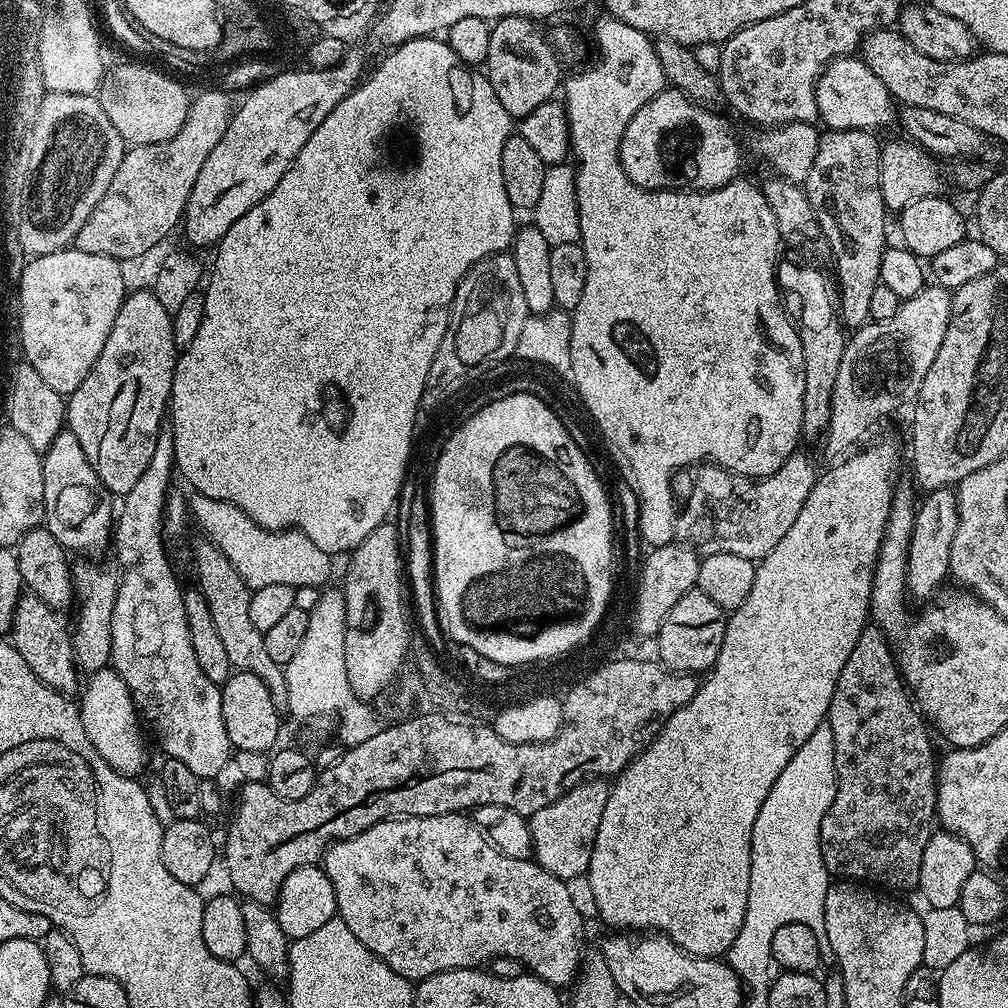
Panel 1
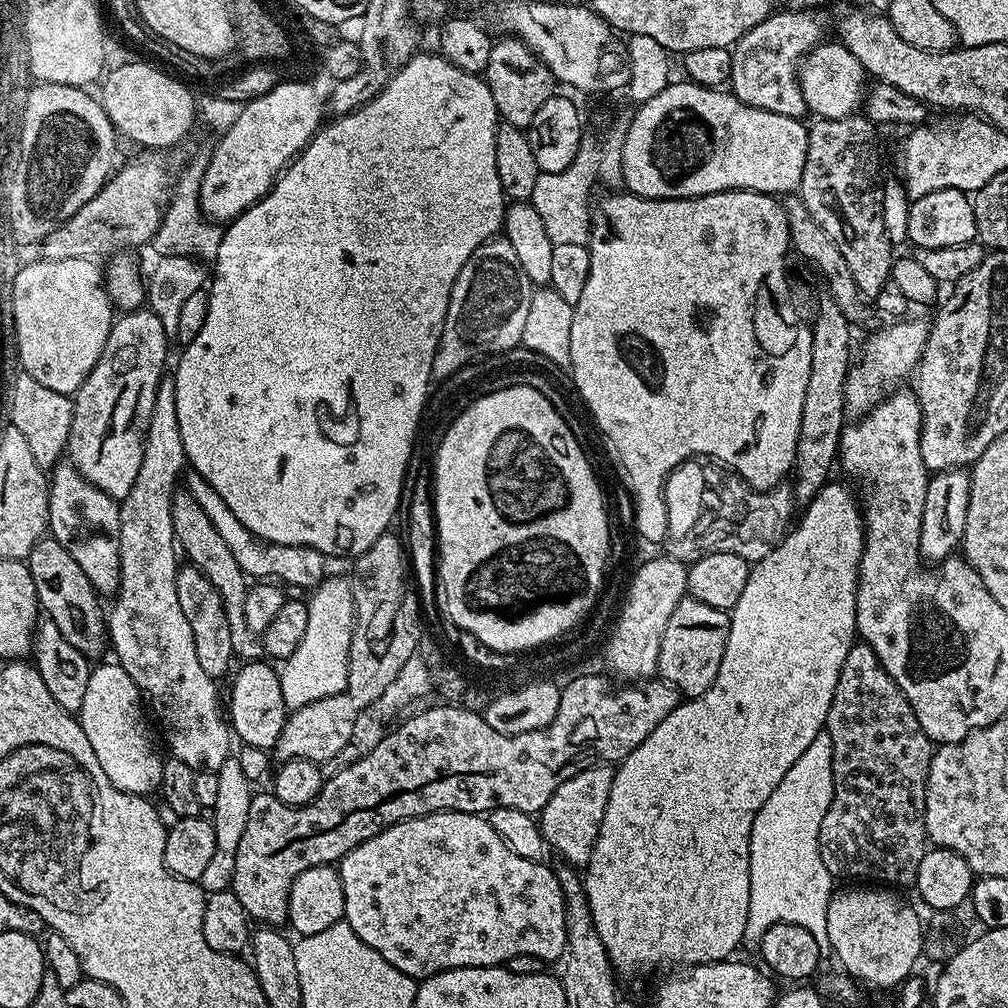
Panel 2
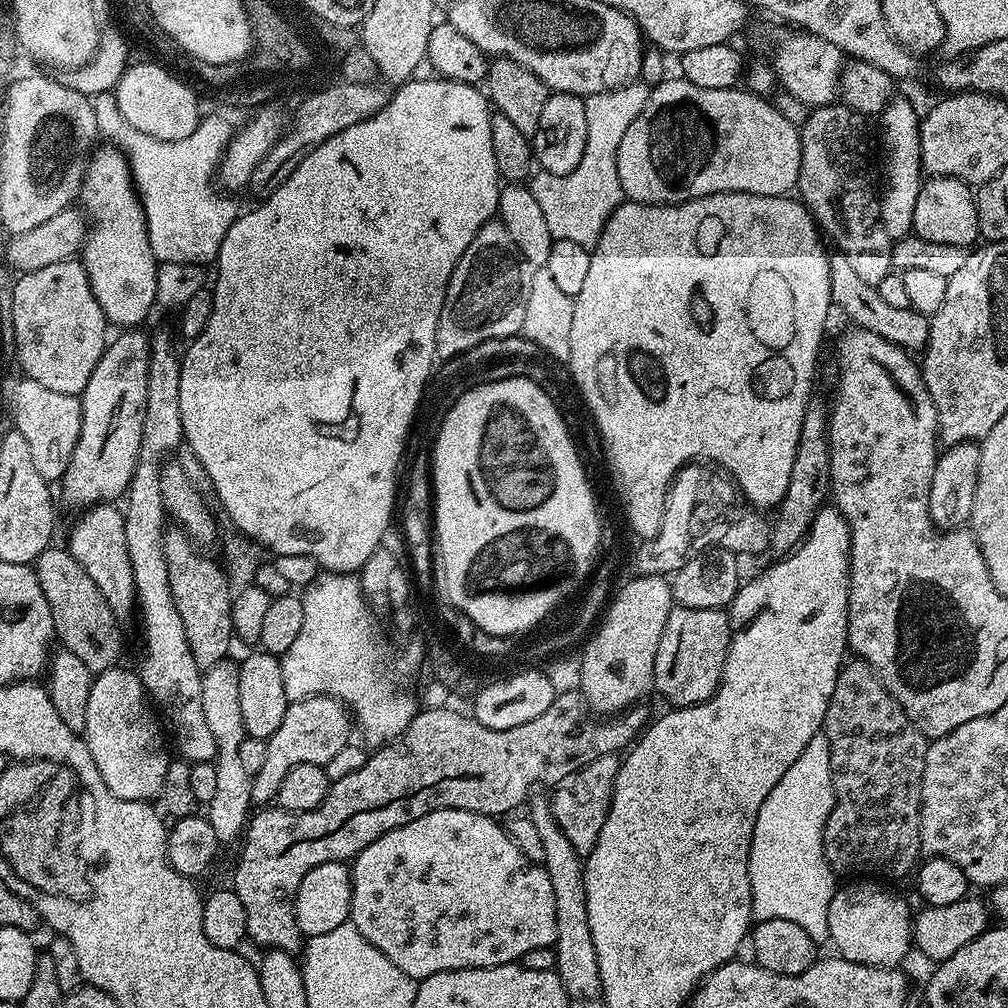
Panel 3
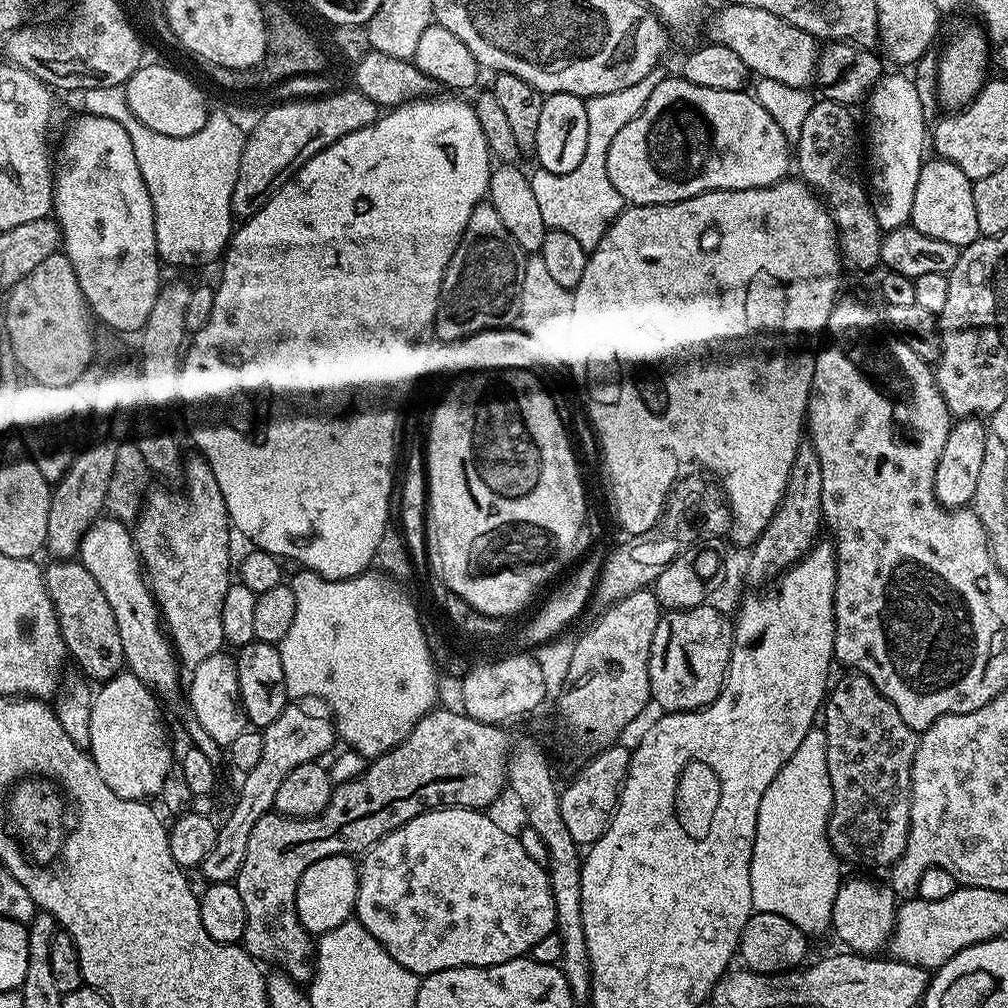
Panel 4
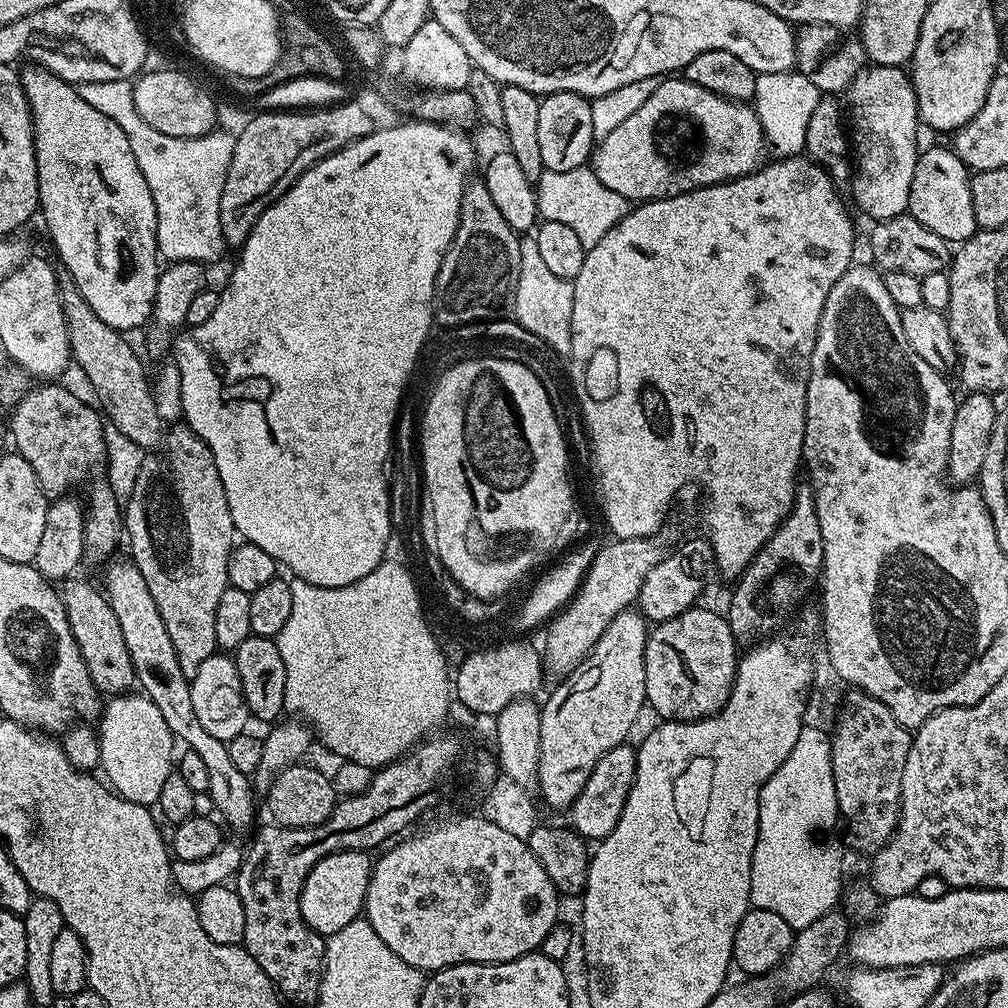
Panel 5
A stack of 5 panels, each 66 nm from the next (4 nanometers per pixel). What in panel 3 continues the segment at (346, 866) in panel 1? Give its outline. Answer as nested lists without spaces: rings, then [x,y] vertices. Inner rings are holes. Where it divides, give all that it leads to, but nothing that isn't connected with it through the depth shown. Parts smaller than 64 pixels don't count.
[[[439,808],[422,818],[414,818],[414,822],[406,822],[406,826],[398,826],[382,838],[370,842],[362,851],[355,853],[350,864],[352,874],[352,914],[350,922],[402,974],[406,974],[414,981],[430,978],[430,974],[442,974],[450,970],[463,968],[493,968],[499,964],[515,964],[523,961],[529,950],[551,948],[556,942],[556,919],[554,918],[554,886],[550,886],[550,878],[546,874],[543,863],[526,858],[518,846],[508,837],[505,825],[499,819],[483,816],[470,810],[454,810],[453,808]]]

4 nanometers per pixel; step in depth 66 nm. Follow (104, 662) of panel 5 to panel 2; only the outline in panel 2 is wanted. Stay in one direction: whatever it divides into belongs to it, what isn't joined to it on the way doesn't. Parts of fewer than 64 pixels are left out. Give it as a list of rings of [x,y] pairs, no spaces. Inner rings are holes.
[[[51,538],[40,540],[30,550],[26,561],[30,574],[34,578],[34,590],[40,603],[43,615],[62,630],[62,638],[74,646],[89,661],[96,662],[110,648],[108,638],[108,622],[106,608],[103,608],[100,593],[94,590],[90,578],[86,578],[86,570],[74,562],[70,550]]]

